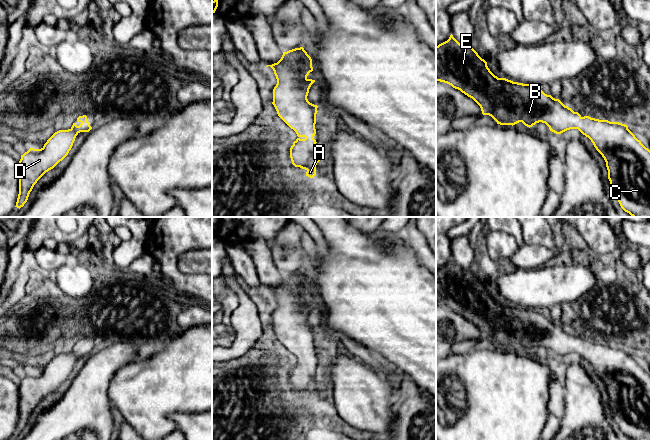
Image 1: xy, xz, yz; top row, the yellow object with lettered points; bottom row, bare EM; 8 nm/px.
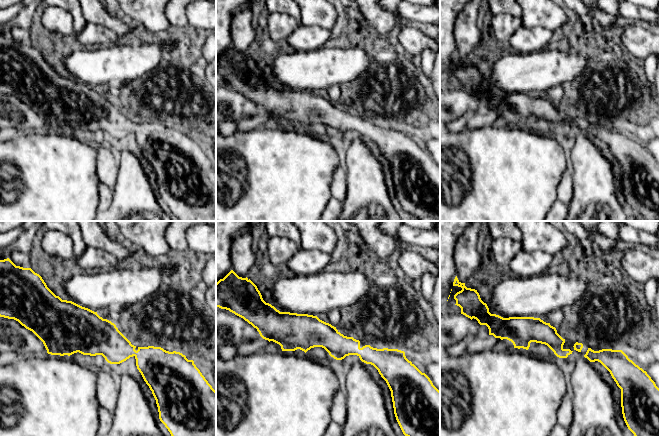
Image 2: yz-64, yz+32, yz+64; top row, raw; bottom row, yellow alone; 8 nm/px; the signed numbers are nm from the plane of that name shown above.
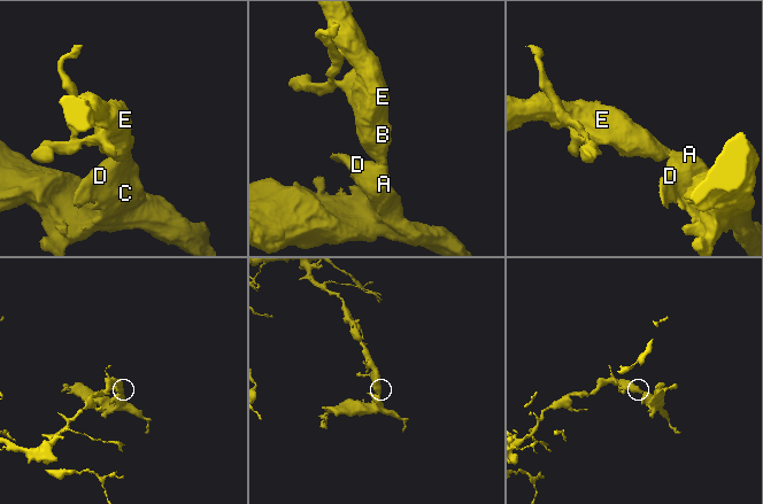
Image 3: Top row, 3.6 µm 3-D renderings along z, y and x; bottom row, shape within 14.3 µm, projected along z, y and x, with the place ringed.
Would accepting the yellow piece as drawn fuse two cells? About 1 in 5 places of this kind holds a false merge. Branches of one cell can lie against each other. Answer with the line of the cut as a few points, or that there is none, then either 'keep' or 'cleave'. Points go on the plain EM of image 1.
no cut | keep

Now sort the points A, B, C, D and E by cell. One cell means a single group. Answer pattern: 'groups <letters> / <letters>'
groups A B C D E

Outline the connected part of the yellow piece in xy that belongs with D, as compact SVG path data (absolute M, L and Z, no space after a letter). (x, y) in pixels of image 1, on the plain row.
M86 339L79 340L77 345L81 347L79 350L73 347L70 353L55 356L41 373L31 371L21 379L19 418L15 431L23 431L37 405L68 379L76 360L92 353Z

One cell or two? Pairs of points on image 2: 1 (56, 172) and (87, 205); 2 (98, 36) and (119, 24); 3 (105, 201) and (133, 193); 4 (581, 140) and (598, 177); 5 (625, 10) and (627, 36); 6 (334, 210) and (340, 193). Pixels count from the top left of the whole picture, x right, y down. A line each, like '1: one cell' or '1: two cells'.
1: one cell
2: two cells
3: two cells
4: one cell
5: two cells
6: two cells

